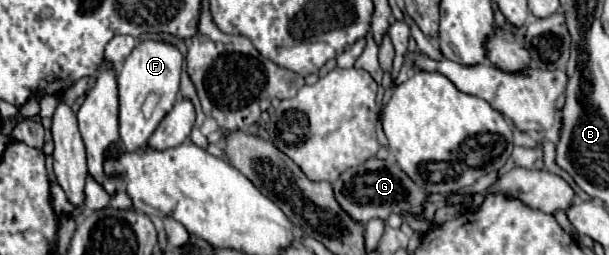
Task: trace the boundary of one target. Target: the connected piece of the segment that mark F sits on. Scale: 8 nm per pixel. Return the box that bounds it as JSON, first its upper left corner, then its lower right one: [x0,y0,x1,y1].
[118,40,184,150]

